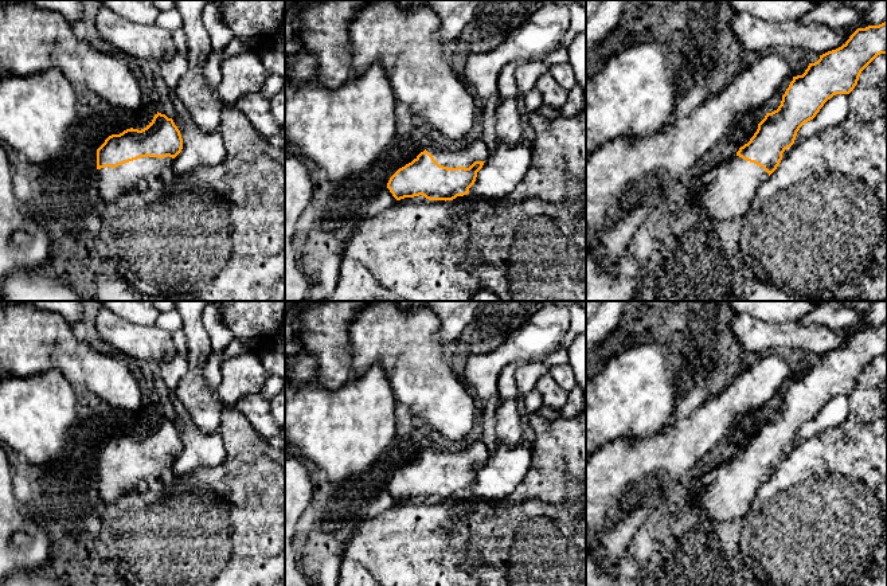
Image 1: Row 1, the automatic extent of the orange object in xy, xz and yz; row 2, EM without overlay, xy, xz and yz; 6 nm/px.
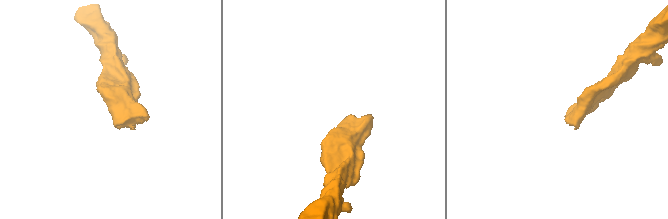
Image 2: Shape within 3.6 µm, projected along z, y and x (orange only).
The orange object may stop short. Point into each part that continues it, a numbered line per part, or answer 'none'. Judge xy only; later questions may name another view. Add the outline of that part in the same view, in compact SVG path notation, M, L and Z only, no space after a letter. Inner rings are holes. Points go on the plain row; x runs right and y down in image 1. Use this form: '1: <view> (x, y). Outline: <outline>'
1: xy (112, 484). Outline: M141 458L116 469L97 470L95 487L103 504L113 504L124 495L156 489L161 485L161 469L171 466L172 458Z

